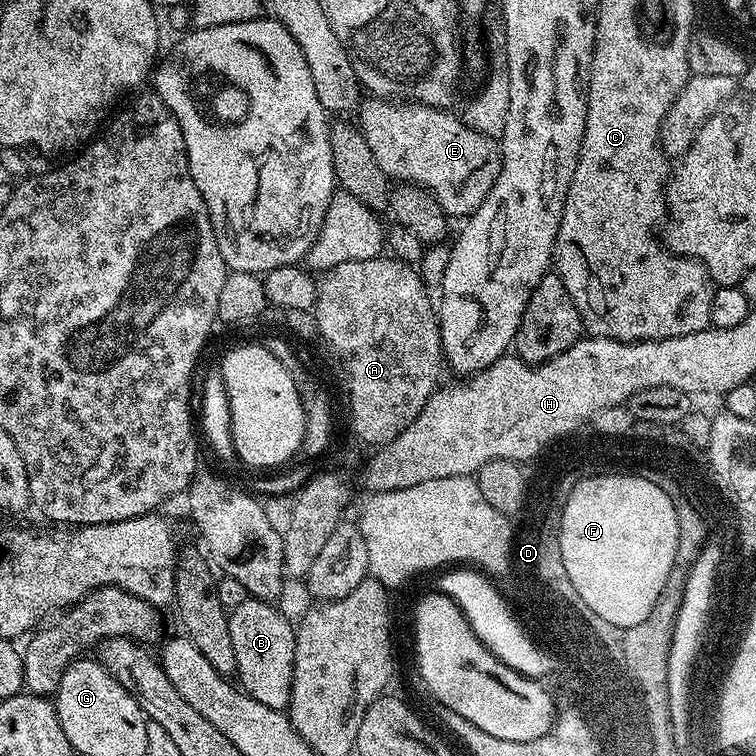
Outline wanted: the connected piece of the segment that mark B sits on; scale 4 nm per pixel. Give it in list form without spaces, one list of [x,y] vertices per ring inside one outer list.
[[[249,598],[242,606],[231,609],[228,625],[230,642],[234,642],[239,687],[262,702],[262,706],[284,710],[292,697],[296,630],[293,621],[288,621],[275,607],[275,603]]]

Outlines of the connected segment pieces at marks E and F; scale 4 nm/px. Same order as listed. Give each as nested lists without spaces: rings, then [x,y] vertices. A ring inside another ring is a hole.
[[[368,98],[360,105],[359,116],[359,130],[369,143],[370,153],[374,154],[375,161],[389,181],[399,182],[401,185],[416,185],[430,192],[448,218],[473,216],[478,206],[486,202],[486,194],[490,194],[494,182],[498,182],[501,162],[499,143],[493,137],[464,124],[455,111],[387,98]]]
[[[584,479],[570,491],[562,510],[560,540],[562,563],[566,573],[578,590],[579,597],[590,610],[606,622],[623,628],[633,628],[654,610],[666,578],[676,561],[678,550],[678,518],[674,514],[674,502],[656,500],[656,492],[648,492],[648,484],[636,482],[596,482]]]

